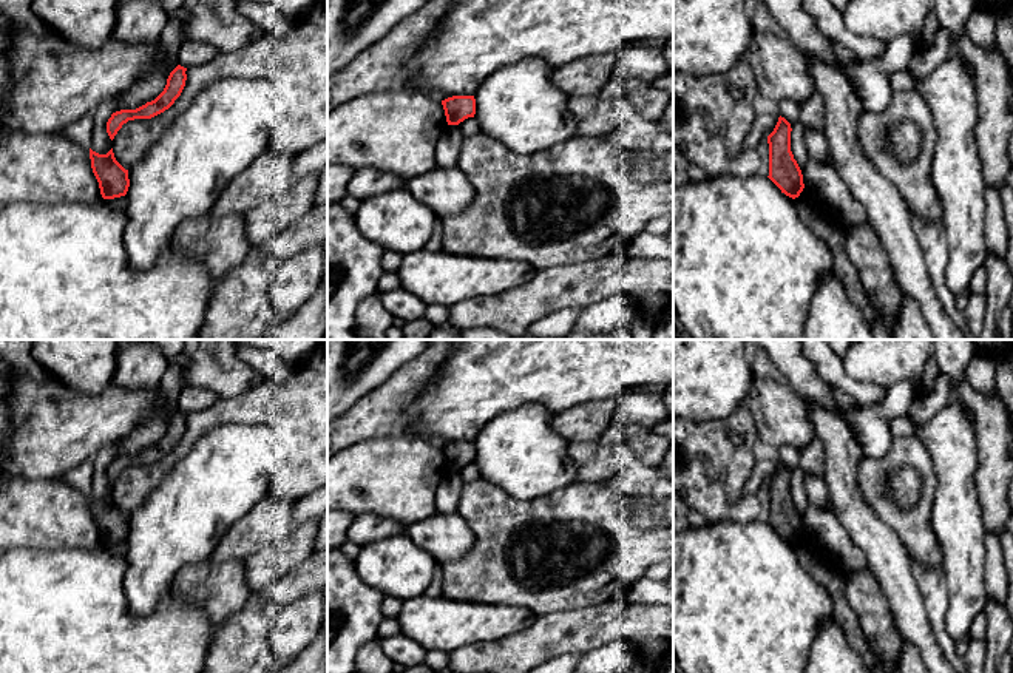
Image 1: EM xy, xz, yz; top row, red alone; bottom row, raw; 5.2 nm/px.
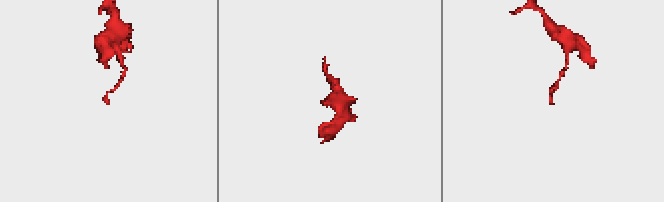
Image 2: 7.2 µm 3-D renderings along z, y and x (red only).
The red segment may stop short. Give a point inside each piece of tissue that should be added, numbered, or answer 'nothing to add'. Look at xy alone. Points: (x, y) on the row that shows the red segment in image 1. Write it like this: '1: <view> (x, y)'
1: xy (118, 202)

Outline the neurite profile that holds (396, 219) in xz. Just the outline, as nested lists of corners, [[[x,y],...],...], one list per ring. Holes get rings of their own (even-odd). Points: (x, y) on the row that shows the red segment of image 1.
[[[401,187],[360,202],[355,221],[360,233],[385,252],[406,255],[426,249],[437,216]]]

